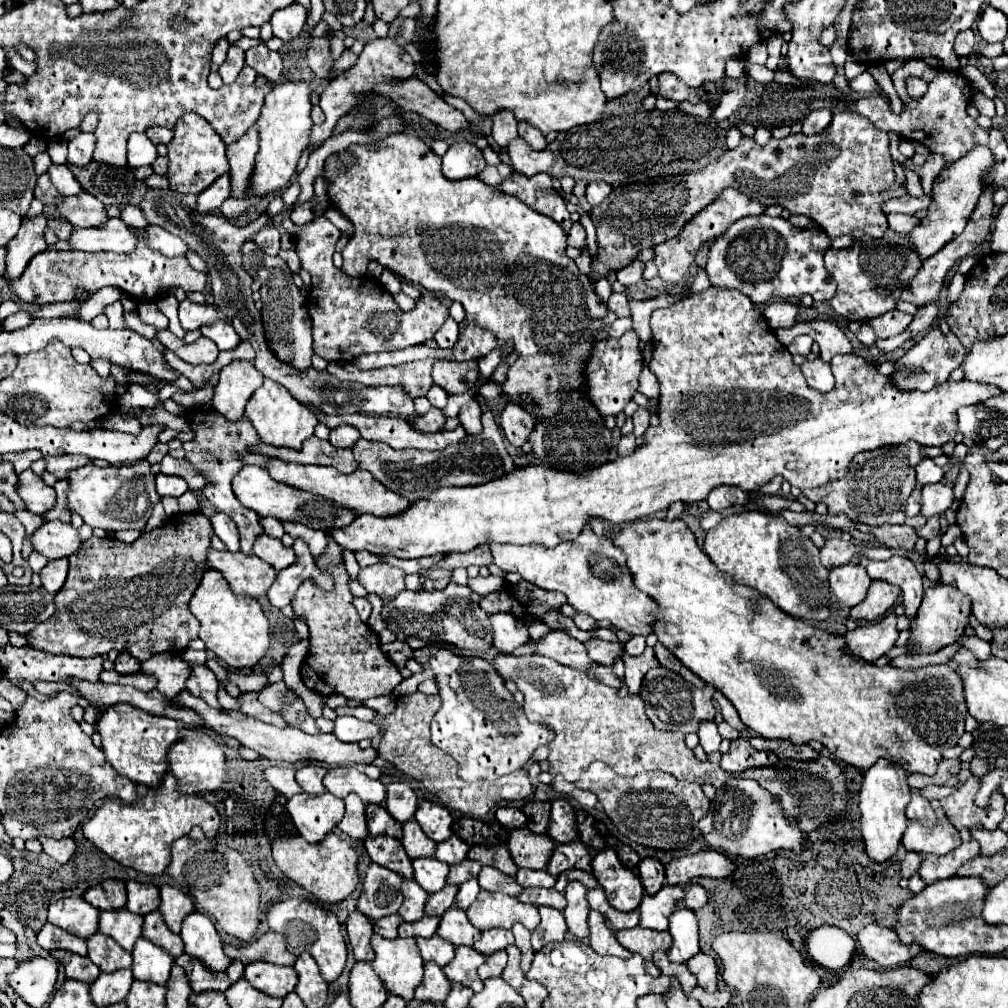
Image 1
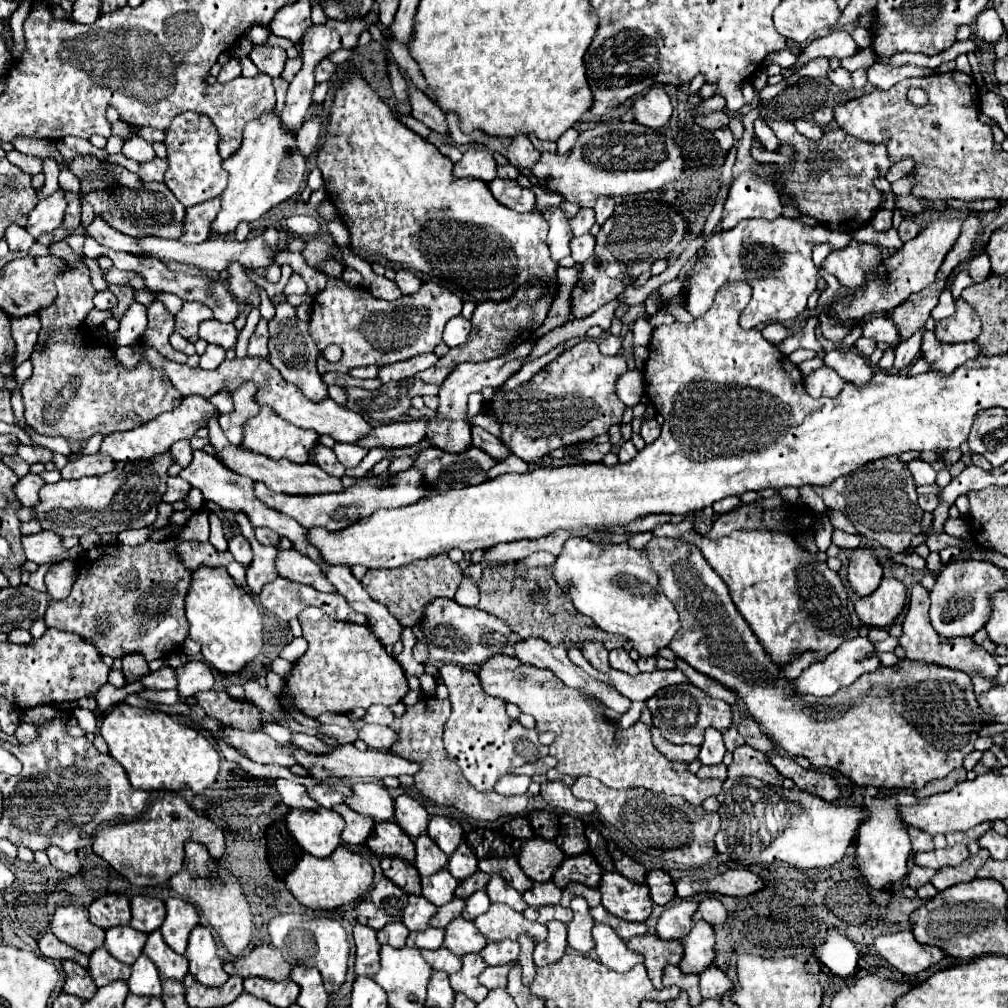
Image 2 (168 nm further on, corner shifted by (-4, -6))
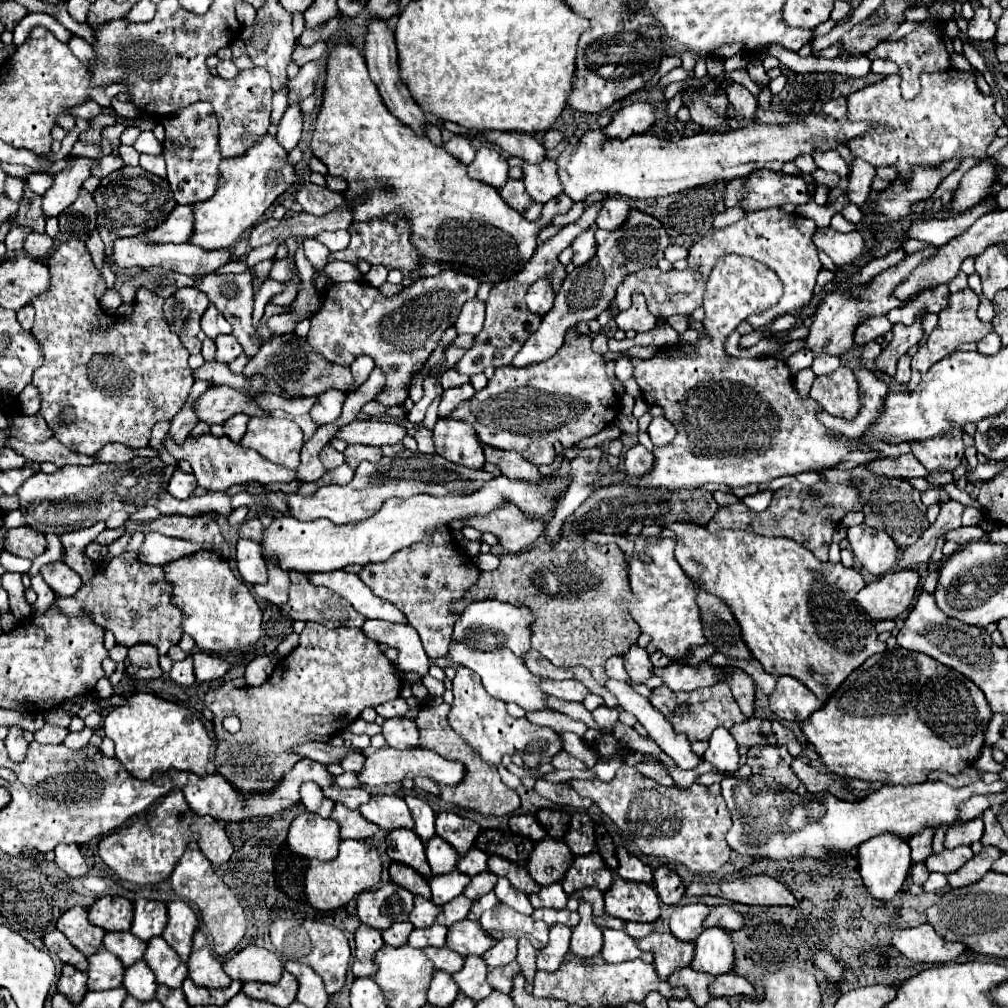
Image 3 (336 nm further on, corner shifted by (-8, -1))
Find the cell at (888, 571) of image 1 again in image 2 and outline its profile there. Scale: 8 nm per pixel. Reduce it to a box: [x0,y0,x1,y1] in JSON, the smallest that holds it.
[899,582,999,678]

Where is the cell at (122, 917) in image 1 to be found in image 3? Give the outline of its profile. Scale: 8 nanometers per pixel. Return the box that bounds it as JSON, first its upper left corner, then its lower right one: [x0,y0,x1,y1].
[103,931,147,967]

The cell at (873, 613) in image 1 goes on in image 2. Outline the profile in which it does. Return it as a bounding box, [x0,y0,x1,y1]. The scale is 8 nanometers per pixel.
[855,578,907,628]

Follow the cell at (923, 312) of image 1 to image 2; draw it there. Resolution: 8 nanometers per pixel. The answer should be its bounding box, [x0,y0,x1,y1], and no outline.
[895,326,925,370]

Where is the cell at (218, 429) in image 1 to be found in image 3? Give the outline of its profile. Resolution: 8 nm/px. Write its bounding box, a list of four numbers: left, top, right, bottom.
[253,563,289,605]

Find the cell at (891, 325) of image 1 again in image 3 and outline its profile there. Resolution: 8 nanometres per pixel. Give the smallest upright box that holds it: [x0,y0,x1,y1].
[853,315,893,345]

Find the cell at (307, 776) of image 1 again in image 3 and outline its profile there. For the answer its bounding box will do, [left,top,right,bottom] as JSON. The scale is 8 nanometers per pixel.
[323,785,371,809]

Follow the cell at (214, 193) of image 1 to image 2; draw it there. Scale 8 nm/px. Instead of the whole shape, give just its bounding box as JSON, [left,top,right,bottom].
[179,198,219,244]

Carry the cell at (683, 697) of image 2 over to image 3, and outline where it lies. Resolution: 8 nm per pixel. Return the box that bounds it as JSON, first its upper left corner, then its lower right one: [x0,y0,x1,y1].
[651,683,745,741]

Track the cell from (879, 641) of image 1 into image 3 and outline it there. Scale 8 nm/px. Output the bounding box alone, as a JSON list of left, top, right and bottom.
[769,677,823,723]

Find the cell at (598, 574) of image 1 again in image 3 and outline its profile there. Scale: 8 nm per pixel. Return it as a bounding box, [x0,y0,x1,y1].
[623,533,705,659]

